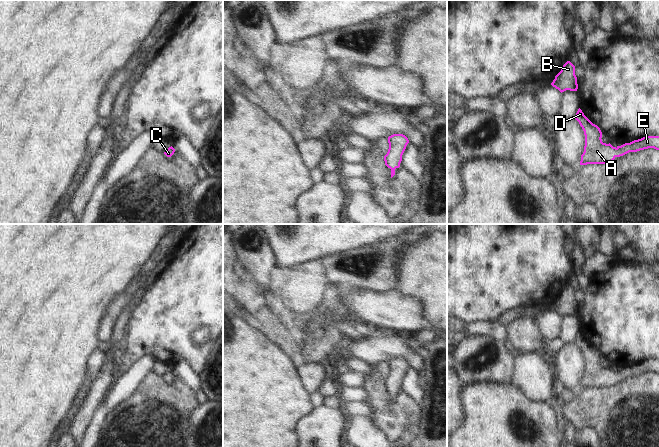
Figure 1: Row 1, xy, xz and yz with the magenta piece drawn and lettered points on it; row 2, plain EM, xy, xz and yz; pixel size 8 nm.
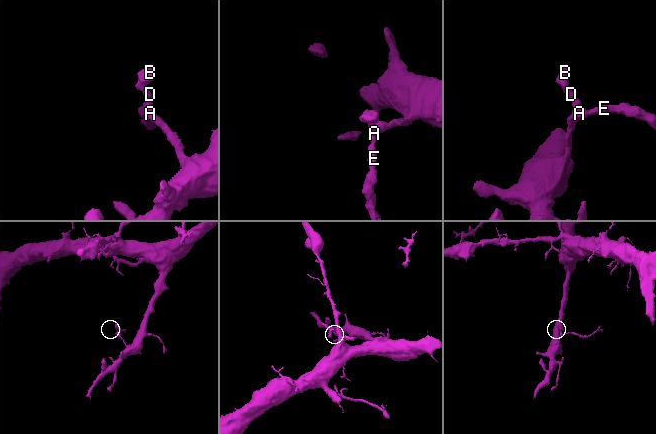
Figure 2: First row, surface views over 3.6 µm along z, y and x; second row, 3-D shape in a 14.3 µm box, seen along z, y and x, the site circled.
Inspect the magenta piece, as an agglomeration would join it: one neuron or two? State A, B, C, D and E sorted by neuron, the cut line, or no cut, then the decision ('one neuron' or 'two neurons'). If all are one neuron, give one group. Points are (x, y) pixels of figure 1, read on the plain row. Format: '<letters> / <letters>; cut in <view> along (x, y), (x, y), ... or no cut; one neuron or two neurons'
A B C D E; no cut; one neuron

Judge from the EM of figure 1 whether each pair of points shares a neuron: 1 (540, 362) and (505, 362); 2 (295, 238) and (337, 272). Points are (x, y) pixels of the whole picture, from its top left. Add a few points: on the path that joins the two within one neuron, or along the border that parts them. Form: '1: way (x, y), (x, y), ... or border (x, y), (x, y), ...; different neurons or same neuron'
1: border (515, 357), (515, 371), (510, 380); different neurons
2: border (344, 251), (330, 253), (321, 258); different neurons

